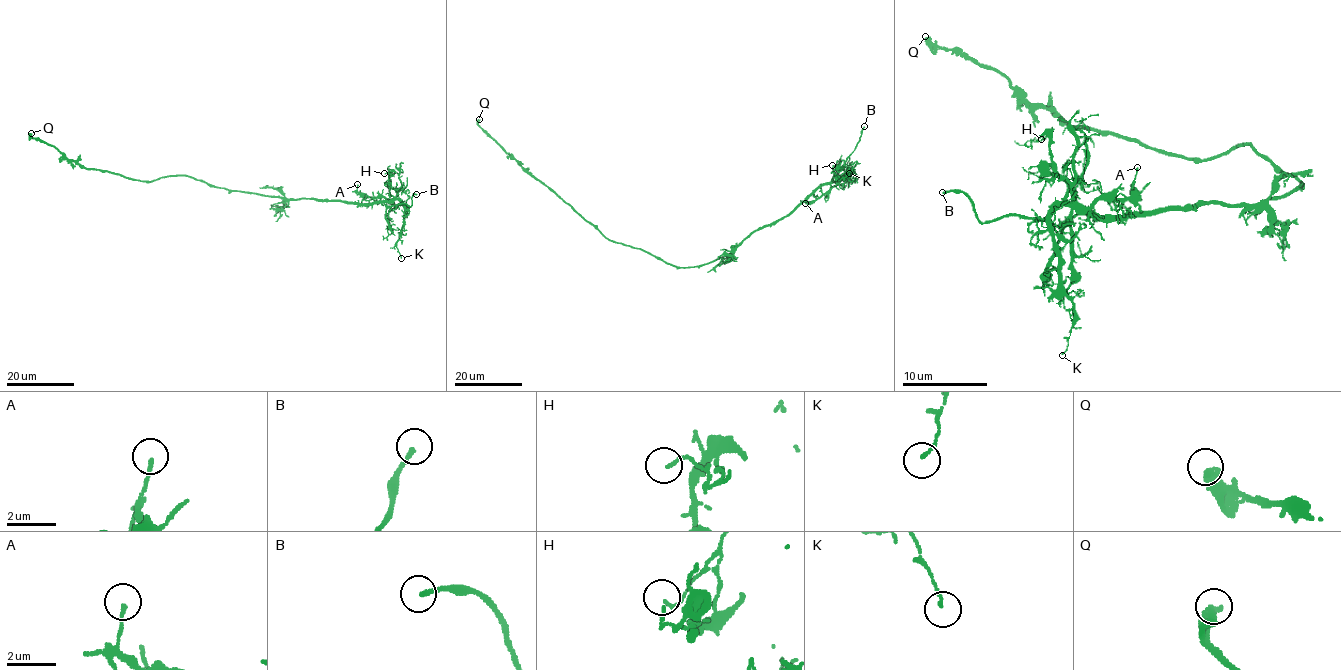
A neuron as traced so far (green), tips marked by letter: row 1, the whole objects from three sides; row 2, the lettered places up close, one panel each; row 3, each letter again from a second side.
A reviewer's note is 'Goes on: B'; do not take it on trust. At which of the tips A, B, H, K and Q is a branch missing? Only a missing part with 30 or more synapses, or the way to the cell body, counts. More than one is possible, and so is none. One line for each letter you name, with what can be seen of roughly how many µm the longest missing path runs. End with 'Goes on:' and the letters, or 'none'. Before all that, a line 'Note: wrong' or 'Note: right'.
Note: wrong
B: about 45 µm are missing
Q: about 7 µm are missing
Goes on: B, Q

